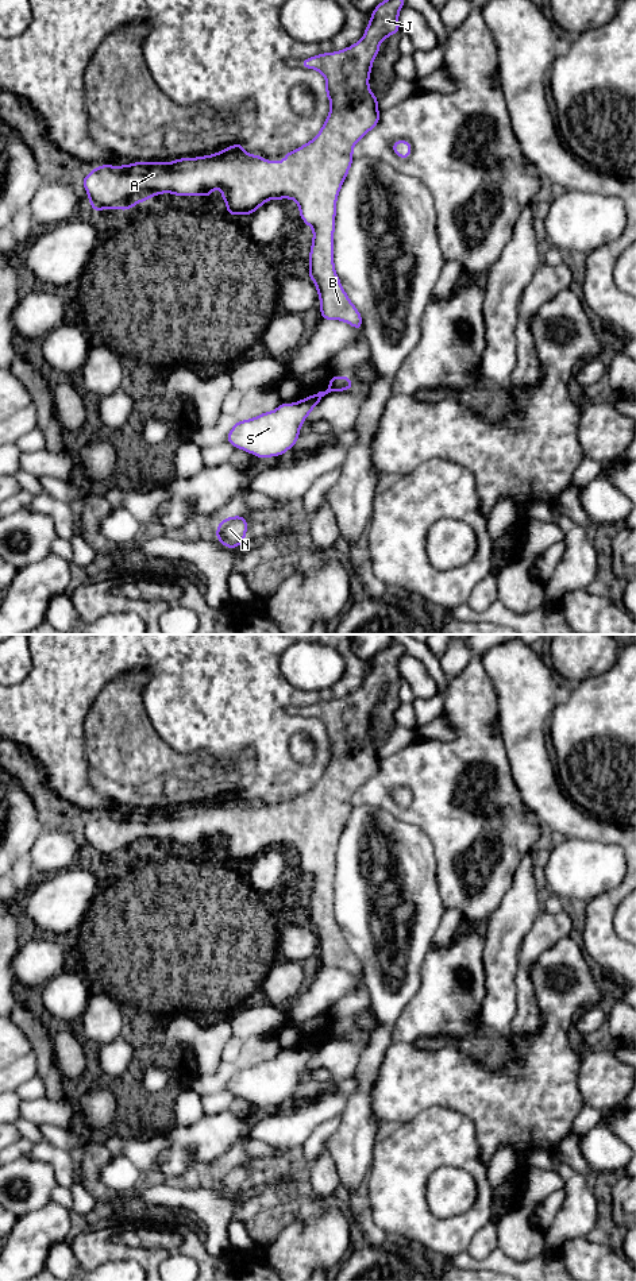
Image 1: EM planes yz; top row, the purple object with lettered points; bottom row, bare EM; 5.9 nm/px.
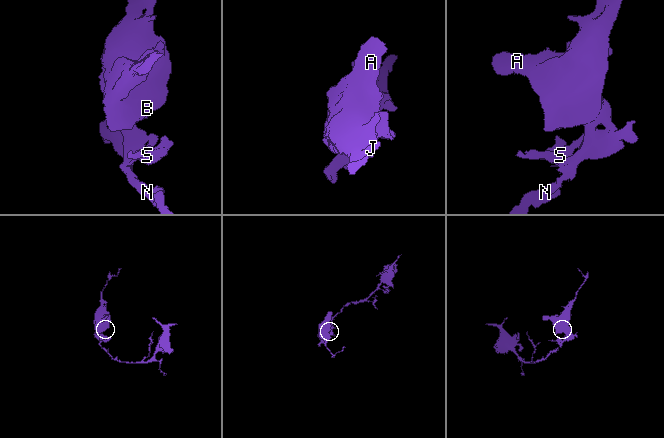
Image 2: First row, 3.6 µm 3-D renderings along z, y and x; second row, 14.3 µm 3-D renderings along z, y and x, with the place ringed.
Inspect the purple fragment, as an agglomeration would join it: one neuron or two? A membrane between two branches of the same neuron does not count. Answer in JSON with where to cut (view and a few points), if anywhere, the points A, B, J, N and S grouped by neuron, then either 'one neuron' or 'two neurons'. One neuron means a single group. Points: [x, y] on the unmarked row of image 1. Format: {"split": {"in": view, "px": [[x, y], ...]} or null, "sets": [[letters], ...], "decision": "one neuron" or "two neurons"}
{"split": {"in": "yz", "px": [[339, 1026], [334, 1038]]}, "sets": [["A", "B", "J", "N"], ["S"]], "decision": "two neurons"}

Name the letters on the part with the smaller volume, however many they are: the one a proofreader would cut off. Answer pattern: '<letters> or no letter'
S

